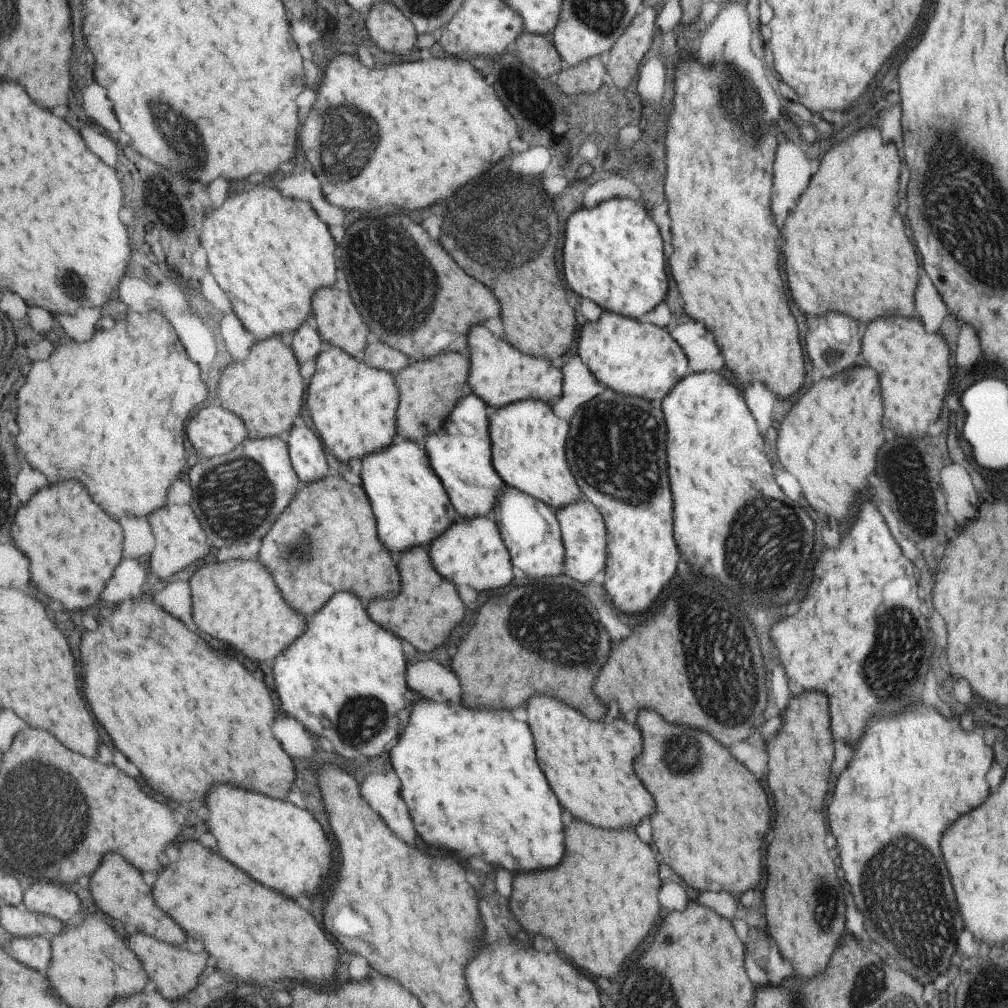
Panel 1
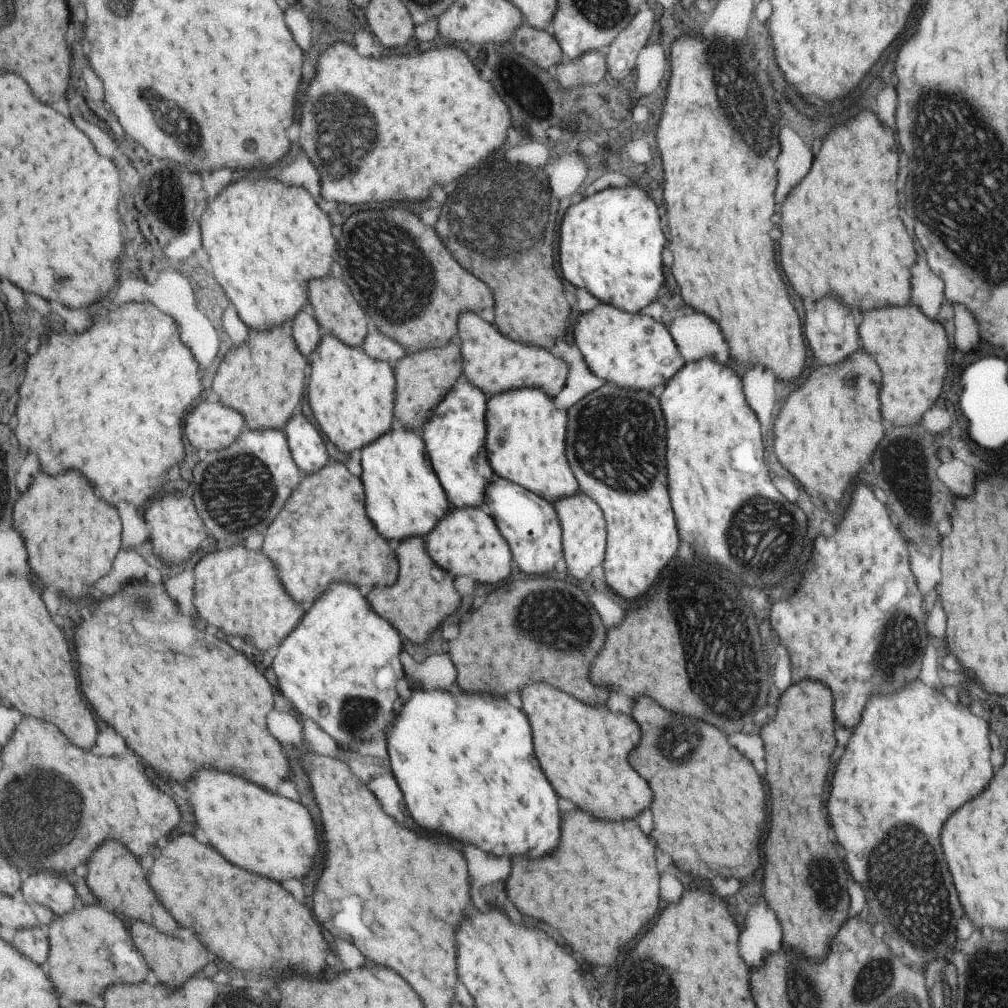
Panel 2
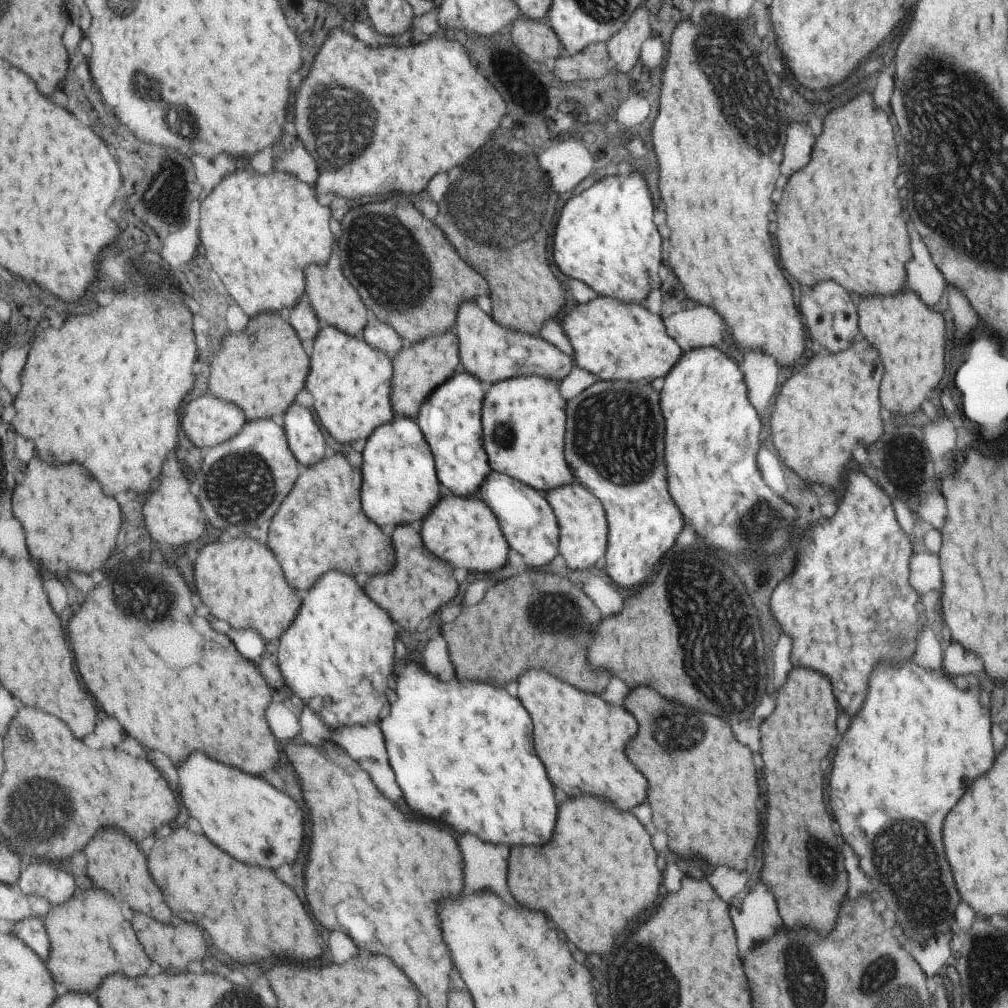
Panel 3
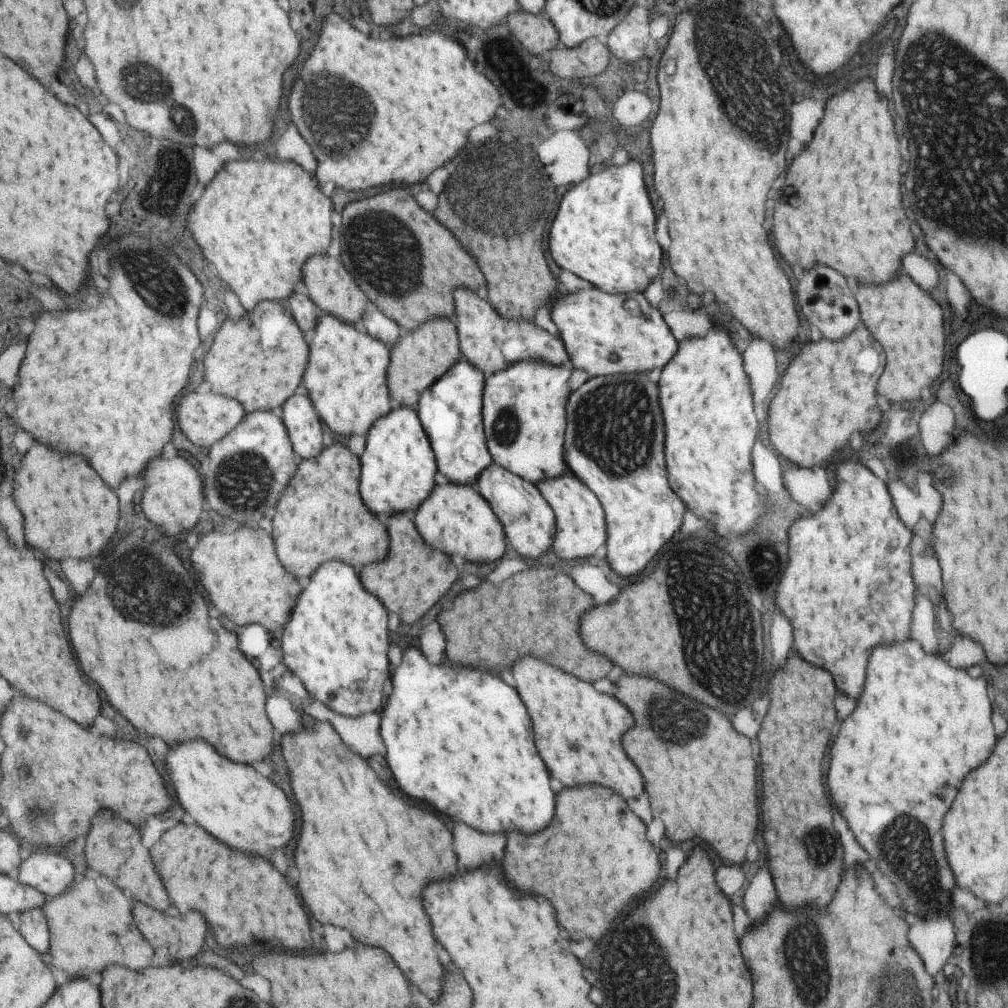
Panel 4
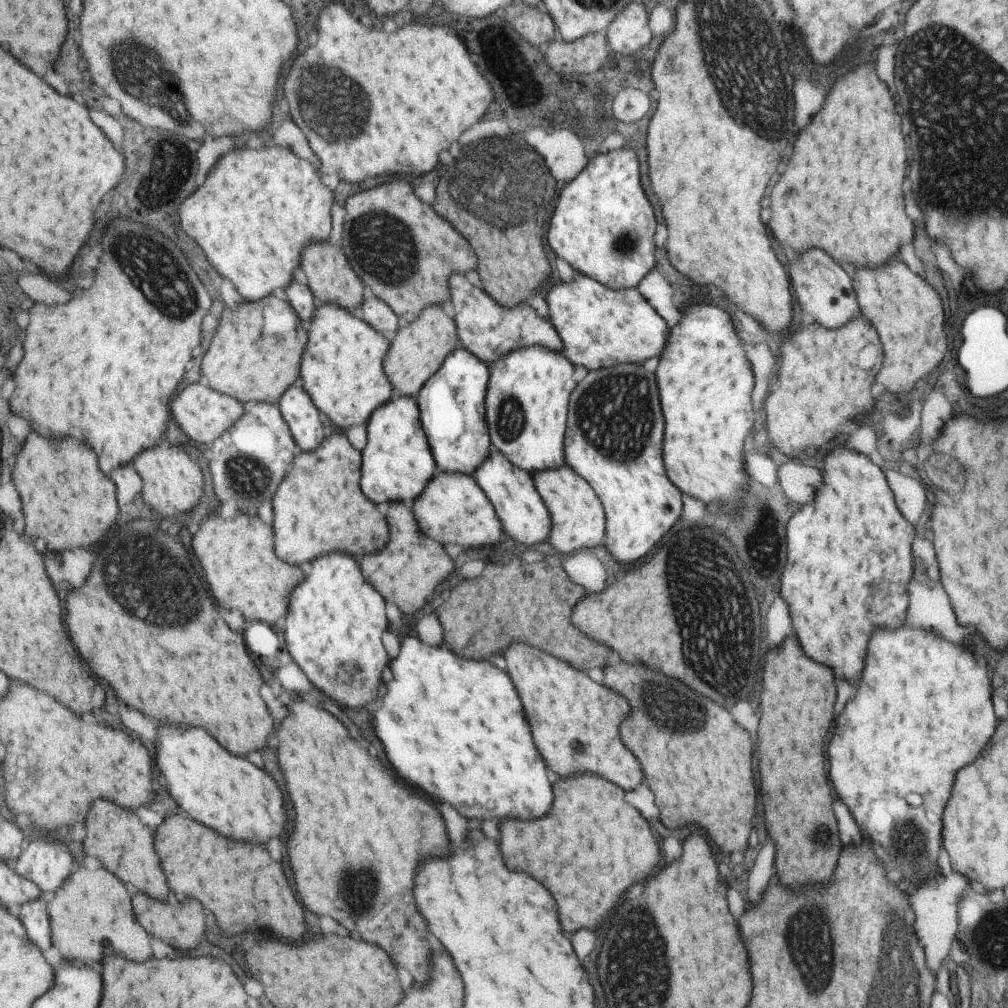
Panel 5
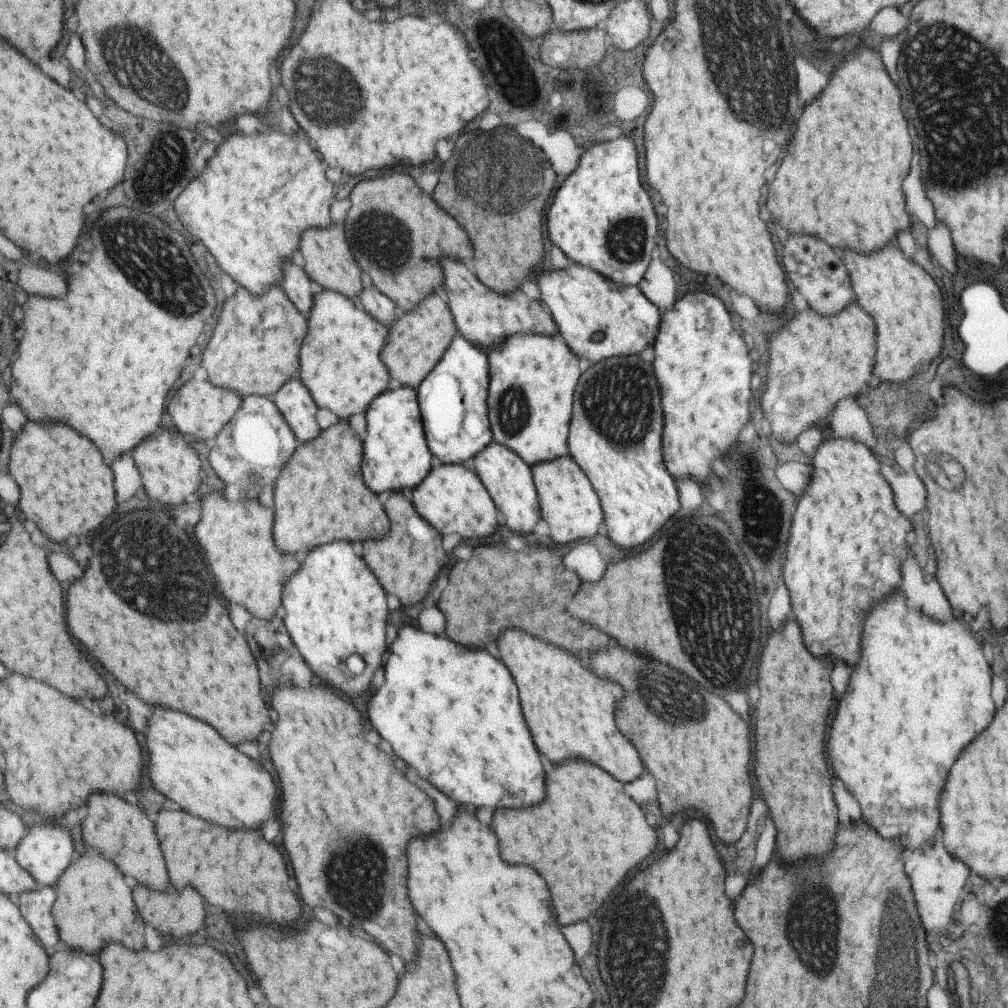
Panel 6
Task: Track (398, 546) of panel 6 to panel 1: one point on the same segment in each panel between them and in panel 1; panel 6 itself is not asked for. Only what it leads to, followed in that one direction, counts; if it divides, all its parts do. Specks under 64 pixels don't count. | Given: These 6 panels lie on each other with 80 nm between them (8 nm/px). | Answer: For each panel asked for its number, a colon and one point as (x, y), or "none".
1: (428, 609)
2: (425, 595)
3: (421, 584)
4: (425, 575)
5: (408, 572)

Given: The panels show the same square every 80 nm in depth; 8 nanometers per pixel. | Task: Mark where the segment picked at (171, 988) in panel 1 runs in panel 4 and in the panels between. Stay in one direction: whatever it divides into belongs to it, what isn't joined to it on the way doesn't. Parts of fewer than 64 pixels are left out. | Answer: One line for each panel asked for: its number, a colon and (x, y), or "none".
2: (175, 960)
3: (167, 945)
4: (184, 937)

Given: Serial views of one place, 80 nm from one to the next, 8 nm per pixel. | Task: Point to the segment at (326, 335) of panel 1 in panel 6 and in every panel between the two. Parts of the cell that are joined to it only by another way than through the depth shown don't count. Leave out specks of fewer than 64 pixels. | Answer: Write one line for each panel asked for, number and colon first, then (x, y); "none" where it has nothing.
2: (336, 308)
3: (335, 300)
4: (332, 288)
5: (330, 276)
6: (328, 260)

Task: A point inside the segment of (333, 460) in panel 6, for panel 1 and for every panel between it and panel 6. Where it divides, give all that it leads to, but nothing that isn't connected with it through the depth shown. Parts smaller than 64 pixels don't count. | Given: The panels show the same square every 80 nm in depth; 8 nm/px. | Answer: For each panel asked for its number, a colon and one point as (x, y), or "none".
1: (313, 553)
2: (326, 521)
3: (309, 535)
4: (322, 515)
5: (320, 509)

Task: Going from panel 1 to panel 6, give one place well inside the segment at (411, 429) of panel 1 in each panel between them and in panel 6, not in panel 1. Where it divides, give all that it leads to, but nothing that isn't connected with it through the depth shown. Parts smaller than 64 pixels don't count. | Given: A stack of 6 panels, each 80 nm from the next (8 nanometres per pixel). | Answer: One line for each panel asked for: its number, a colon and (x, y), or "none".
2: (424, 379)
3: (419, 370)
4: (422, 357)
5: (419, 350)
6: (417, 342)

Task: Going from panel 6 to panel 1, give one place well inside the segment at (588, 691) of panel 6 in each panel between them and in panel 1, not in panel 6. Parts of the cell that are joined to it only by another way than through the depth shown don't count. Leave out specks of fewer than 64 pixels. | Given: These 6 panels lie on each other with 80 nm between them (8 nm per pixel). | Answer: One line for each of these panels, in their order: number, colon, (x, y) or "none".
1: (587, 763)
2: (582, 750)
3: (579, 738)
4: (577, 732)
5: (575, 723)

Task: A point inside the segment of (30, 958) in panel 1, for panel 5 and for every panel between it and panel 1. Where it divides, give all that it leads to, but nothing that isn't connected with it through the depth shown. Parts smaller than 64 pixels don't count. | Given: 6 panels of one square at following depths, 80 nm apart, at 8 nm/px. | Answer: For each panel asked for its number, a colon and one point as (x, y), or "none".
2: (35, 943)
3: (33, 932)
4: (33, 925)
5: (35, 915)

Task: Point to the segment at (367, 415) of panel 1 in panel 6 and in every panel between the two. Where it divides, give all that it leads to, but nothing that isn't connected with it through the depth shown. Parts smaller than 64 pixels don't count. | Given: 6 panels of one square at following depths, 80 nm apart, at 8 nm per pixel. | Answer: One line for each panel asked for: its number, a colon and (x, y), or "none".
2: (353, 396)
3: (351, 382)
4: (347, 376)
5: (344, 371)
6: (341, 361)

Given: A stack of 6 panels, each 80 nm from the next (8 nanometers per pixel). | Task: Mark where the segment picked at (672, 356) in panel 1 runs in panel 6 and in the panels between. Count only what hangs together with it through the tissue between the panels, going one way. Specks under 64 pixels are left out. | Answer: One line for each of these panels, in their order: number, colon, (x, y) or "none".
2: (634, 351)
3: (615, 340)
4: (603, 333)
5: (599, 327)
6: (597, 318)

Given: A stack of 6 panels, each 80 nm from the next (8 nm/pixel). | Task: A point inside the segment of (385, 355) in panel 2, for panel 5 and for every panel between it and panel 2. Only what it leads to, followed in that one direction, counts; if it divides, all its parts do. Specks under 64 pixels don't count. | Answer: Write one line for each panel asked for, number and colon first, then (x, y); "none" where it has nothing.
3: (379, 335)
4: (379, 325)
5: (375, 312)

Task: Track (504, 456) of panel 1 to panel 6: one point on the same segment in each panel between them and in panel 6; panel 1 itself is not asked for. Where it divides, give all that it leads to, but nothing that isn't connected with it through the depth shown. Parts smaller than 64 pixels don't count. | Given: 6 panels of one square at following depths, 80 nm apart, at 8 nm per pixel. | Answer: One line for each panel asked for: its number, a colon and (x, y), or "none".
2: (525, 429)
3: (524, 418)
4: (524, 405)
5: (529, 390)
6: (533, 377)

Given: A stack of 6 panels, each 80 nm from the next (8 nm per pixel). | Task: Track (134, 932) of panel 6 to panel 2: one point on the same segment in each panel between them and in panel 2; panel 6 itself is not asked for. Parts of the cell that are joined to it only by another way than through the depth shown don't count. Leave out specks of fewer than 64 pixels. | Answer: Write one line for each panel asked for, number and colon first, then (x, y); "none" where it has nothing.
2: (90, 950)
3: (90, 938)
4: (91, 926)
5: (92, 916)

